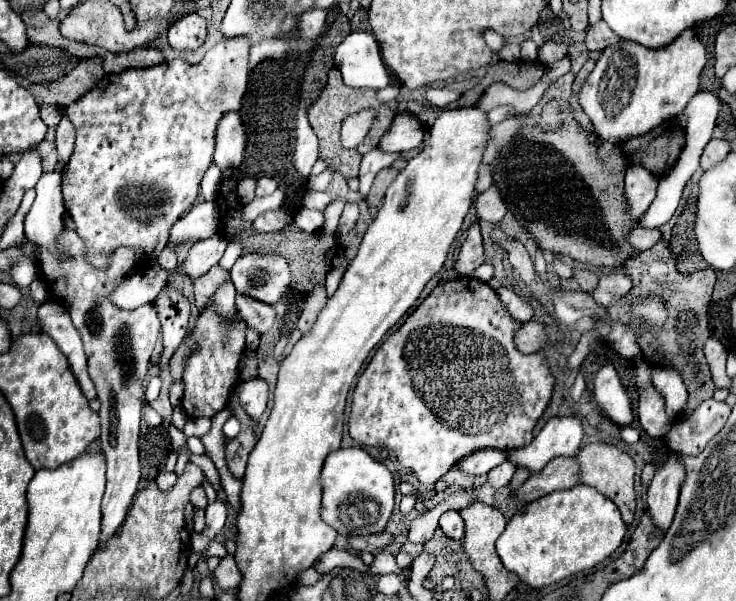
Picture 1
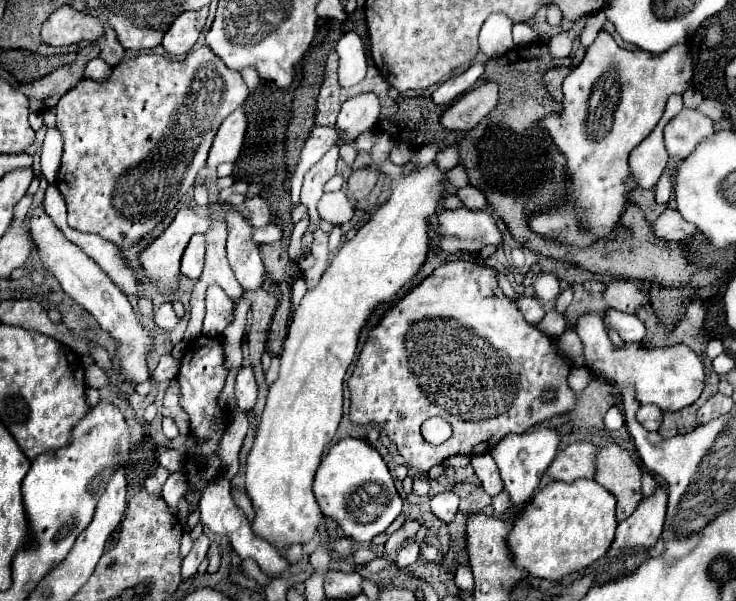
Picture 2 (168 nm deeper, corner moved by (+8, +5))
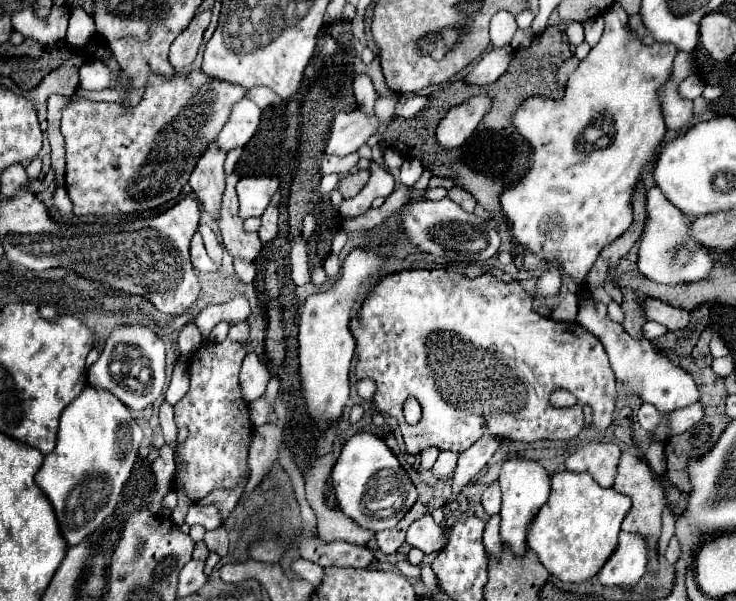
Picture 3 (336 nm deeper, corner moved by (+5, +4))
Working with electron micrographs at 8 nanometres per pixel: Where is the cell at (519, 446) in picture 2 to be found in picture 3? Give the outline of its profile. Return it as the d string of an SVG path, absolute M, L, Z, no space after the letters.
M509 459L503 463L501 475L499 475L499 487L501 487L501 541L511 549L513 555L525 555L527 551L527 529L539 509L549 499L549 475L537 461L519 461Z

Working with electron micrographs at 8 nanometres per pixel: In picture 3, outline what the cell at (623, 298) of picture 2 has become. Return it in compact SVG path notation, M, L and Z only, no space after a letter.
M645 299L645 309L643 315L651 321L657 321L661 325L665 325L669 331L685 331L689 325L689 311L681 309L681 307L673 307L655 299Z

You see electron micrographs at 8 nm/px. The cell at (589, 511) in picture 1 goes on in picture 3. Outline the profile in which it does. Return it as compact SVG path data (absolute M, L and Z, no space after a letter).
M569 469L559 471L551 477L551 497L537 513L535 521L527 533L527 545L531 551L539 555L539 561L553 577L563 583L583 583L599 573L599 569L607 563L607 559L617 549L617 537L621 531L621 523L631 509L631 499L617 493L615 489L601 487L589 473L573 473Z

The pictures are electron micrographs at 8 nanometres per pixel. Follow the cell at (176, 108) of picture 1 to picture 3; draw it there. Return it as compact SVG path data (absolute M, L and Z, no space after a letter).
M201 69L191 75L175 75L175 79L159 79L151 75L147 95L143 95L137 107L123 107L119 103L95 103L87 99L73 101L63 111L61 133L67 149L67 173L65 185L75 215L125 215L157 209L179 197L181 187L189 181L189 175L199 155L213 143L223 129L231 107L245 97L243 87L231 83L219 83L207 79Z

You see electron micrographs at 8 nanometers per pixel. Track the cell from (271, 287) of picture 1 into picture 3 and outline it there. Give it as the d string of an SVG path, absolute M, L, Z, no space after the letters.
M235 173L225 175L227 185L223 193L223 203L219 209L219 231L221 231L221 243L233 257L249 257L255 259L263 247L257 233L245 233L243 231L243 219L239 219L237 209L237 193L235 185L239 177Z

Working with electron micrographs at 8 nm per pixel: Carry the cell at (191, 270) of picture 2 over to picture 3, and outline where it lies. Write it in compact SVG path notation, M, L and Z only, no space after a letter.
M197 231L191 239L191 261L193 261L193 267L199 271L199 273L205 273L205 271L215 271L217 265L209 259L205 247L203 247L203 239L201 239L201 233Z

